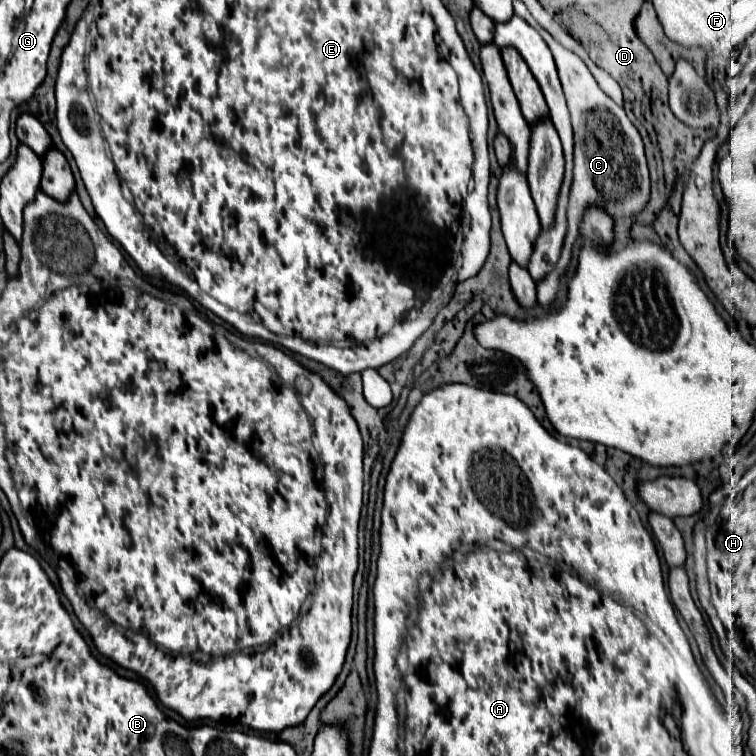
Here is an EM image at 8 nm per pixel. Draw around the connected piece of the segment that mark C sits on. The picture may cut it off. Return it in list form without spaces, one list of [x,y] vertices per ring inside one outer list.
[[[539,27],[537,31],[541,33],[543,41],[549,45],[553,59],[557,63],[557,73],[571,113],[573,139],[575,139],[575,159],[573,159],[575,167],[573,167],[573,185],[571,185],[573,191],[569,193],[567,235],[565,235],[563,251],[555,269],[549,275],[545,275],[541,281],[537,281],[537,301],[547,307],[555,299],[559,279],[569,265],[571,247],[579,235],[577,217],[581,217],[581,209],[585,205],[603,205],[611,217],[635,215],[647,205],[651,187],[649,187],[649,169],[647,169],[641,135],[625,115],[623,107],[619,107],[611,97],[607,97],[599,89],[587,65],[575,53],[559,45],[543,27]]]

